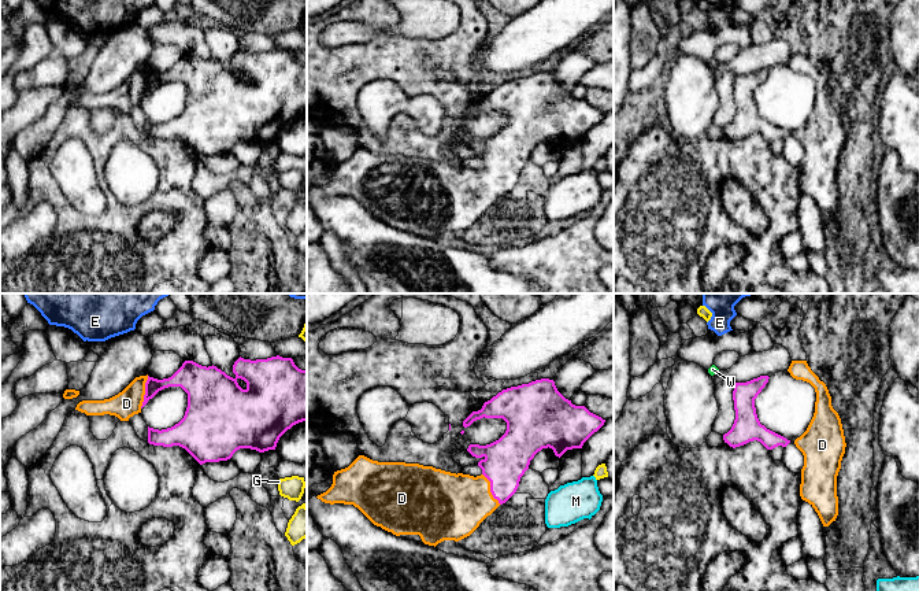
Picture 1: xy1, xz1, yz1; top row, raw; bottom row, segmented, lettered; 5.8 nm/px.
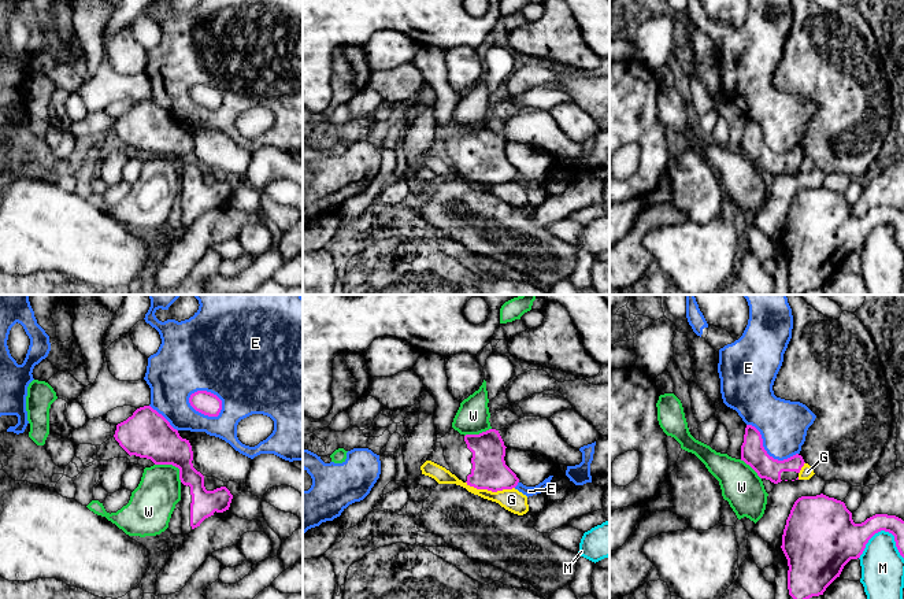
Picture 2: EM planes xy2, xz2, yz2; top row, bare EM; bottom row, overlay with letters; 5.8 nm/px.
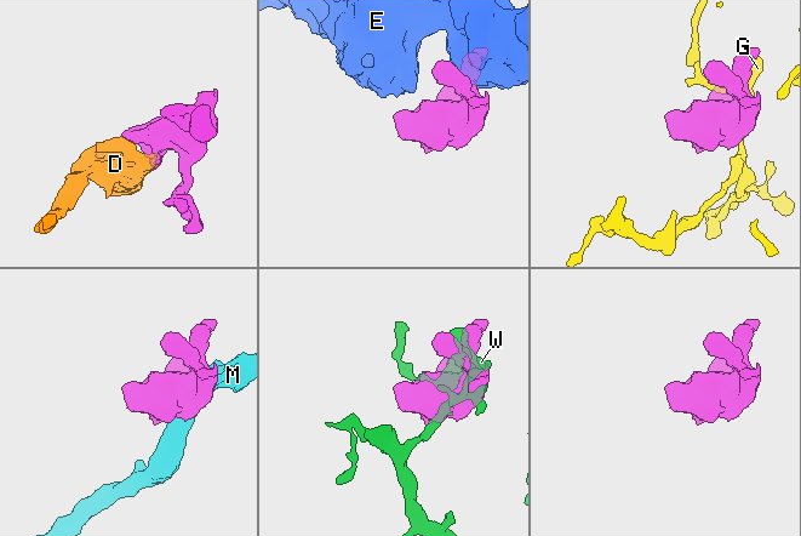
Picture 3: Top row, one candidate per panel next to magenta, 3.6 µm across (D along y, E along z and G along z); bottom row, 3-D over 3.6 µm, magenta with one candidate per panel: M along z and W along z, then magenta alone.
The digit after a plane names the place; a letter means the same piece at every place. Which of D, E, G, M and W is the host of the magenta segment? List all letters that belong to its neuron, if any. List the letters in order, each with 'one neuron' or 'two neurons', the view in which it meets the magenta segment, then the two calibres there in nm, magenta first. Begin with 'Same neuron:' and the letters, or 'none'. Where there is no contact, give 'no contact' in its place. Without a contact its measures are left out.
Same neuron: D
D: one neuron; contact in xy1; calibres 130 and 160 nm
E: two neurons; contact in xy2; calibres 140 and 260 nm
G: two neurons; contact in xz2; calibres 220 and 130 nm
M: two neurons; contact in yz2; calibres 260 and 260 nm
W: two neurons; contact in xy2; calibres 280 and 260 nm

